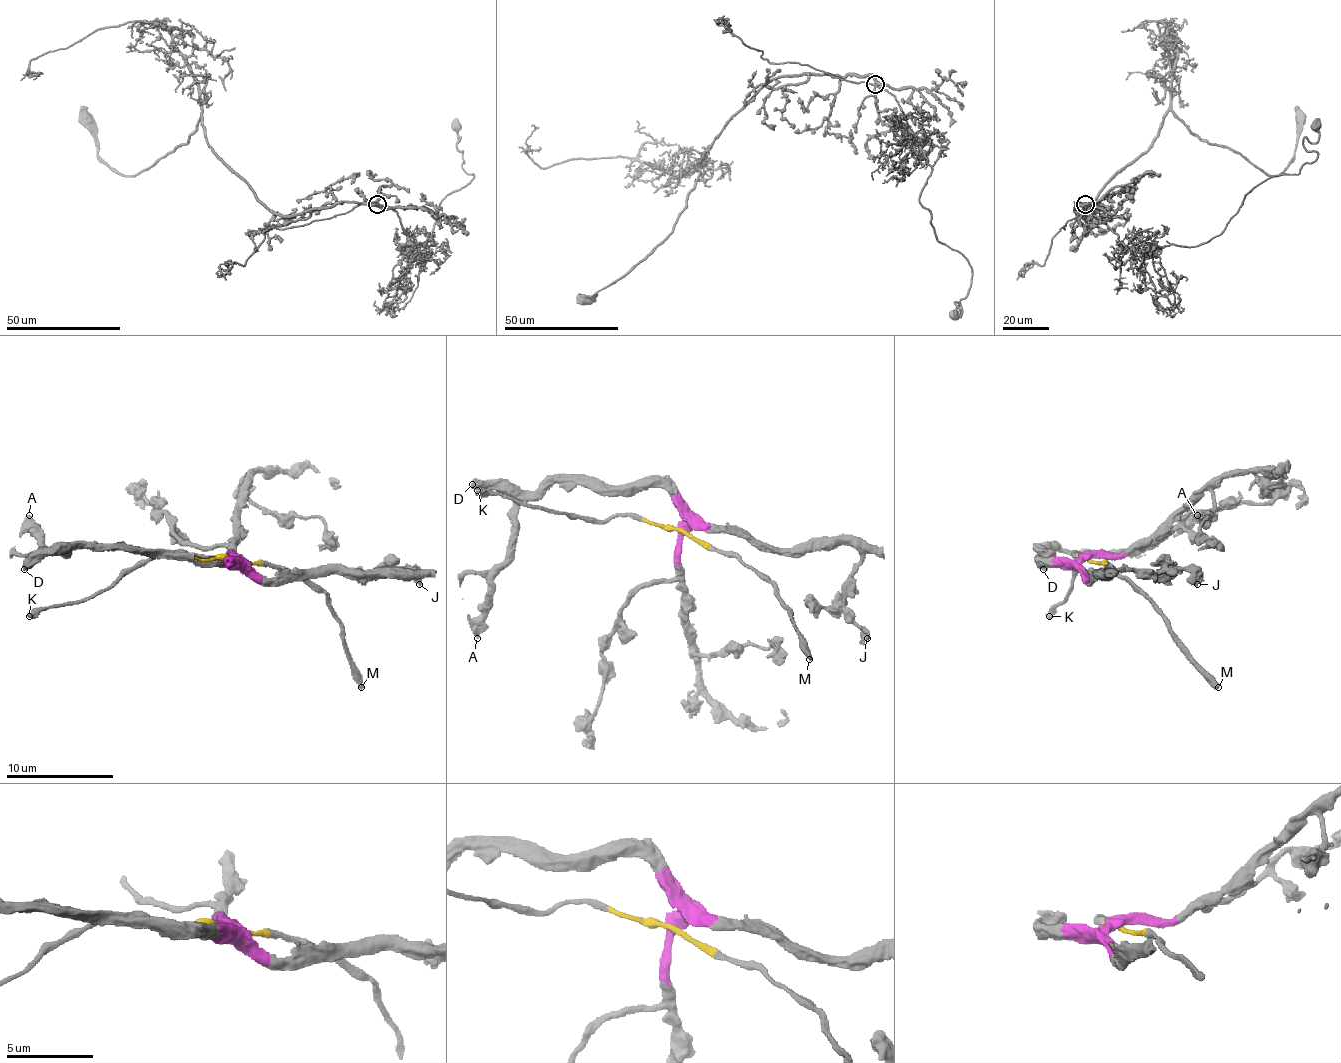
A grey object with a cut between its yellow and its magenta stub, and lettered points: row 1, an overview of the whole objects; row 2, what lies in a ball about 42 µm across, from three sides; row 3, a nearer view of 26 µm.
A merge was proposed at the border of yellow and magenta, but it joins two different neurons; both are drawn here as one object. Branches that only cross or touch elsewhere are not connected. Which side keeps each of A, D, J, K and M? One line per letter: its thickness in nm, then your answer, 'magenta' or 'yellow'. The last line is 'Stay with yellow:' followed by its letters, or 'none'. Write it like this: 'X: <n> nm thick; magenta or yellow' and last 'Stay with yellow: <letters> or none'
A: 360 nm thick; magenta
D: 550 nm thick; magenta
J: 500 nm thick; magenta
K: 550 nm thick; yellow
M: 420 nm thick; yellow
Stay with yellow: K, M

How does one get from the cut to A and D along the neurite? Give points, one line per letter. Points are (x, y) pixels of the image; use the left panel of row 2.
A: (234, 558), (236, 560), (215, 563), (74, 547), (69, 552), (47, 552), (28, 515)
D: (234, 558), (236, 560), (215, 563), (96, 550), (85, 544), (53, 544), (23, 569)

